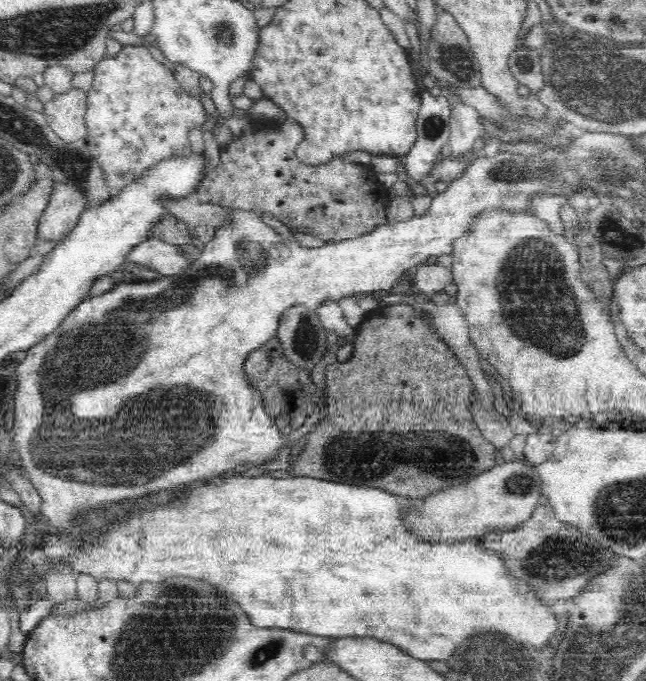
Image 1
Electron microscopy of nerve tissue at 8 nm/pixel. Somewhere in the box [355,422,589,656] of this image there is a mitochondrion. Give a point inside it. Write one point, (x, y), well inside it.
(517, 485)

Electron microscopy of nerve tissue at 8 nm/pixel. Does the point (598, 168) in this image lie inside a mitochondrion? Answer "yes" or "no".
yes

